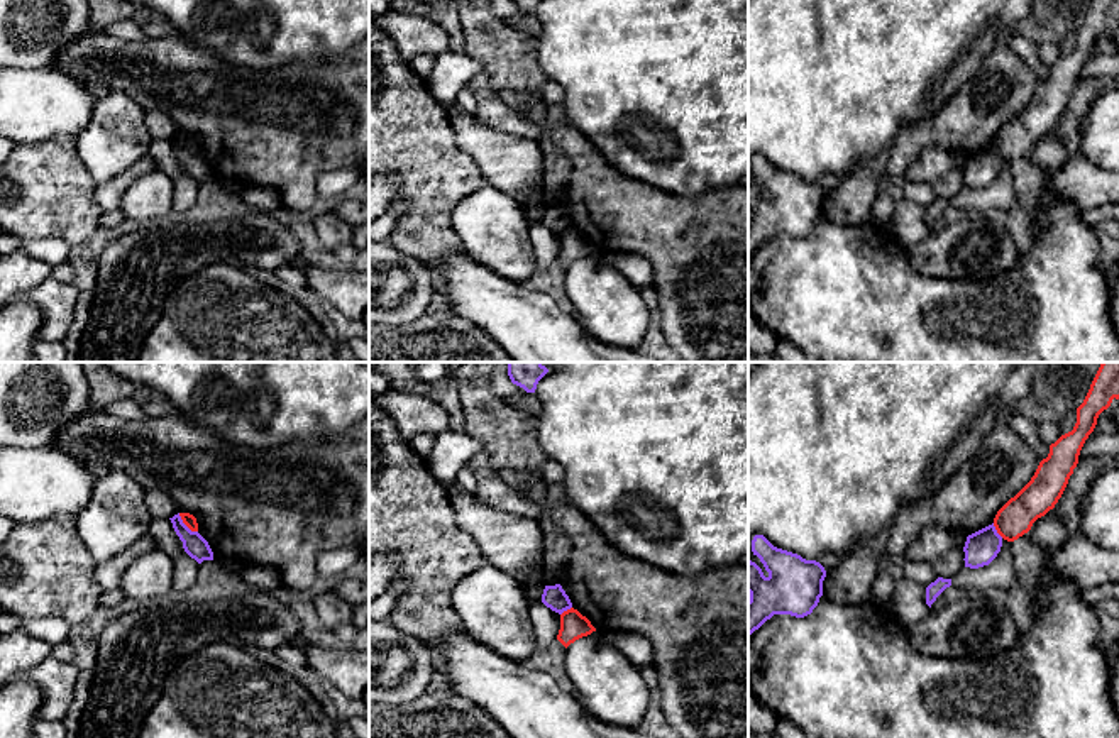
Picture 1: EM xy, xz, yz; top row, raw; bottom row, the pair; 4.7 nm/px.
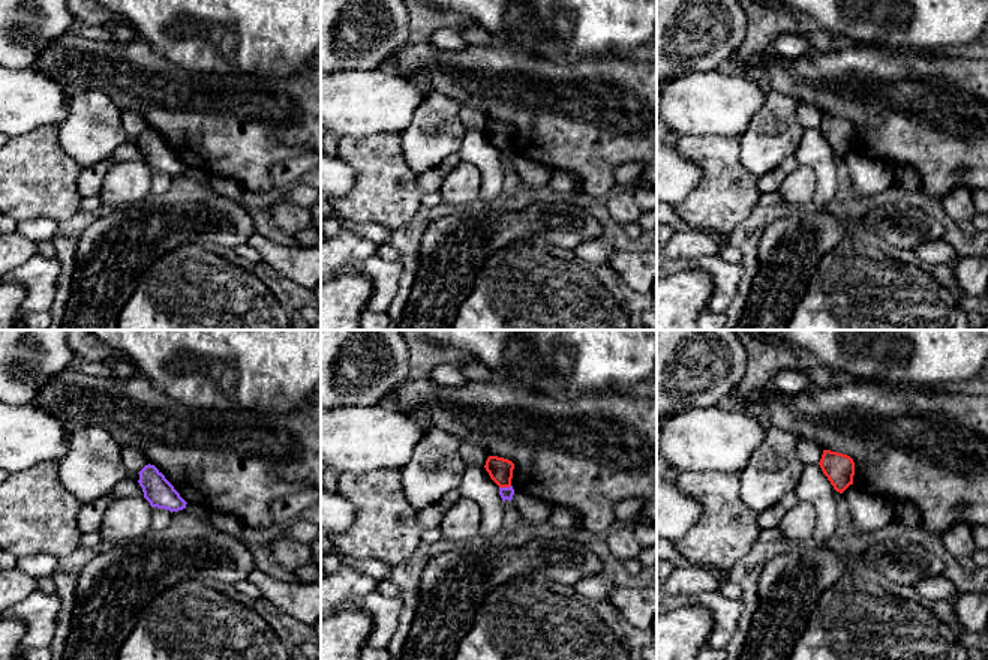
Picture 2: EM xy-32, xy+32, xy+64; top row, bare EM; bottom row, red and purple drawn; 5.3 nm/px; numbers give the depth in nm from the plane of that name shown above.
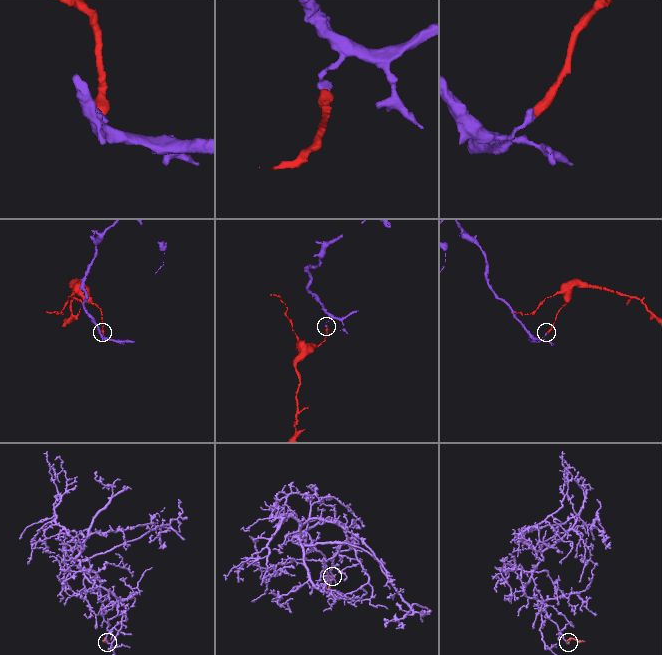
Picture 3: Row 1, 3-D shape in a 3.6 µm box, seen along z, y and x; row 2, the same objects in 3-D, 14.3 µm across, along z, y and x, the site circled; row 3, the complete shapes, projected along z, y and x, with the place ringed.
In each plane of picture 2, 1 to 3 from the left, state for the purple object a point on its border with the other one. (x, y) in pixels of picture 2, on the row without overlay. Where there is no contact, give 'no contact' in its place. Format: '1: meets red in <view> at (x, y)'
1: no contact
2: meets red in xy+32 at (504, 150)
3: no contact

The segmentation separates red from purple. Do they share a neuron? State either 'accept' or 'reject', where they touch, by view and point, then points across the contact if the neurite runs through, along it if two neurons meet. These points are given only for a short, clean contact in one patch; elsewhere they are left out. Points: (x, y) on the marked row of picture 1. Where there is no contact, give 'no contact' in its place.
reject | xy (187, 525) | along xy (178, 513), (197, 532)

